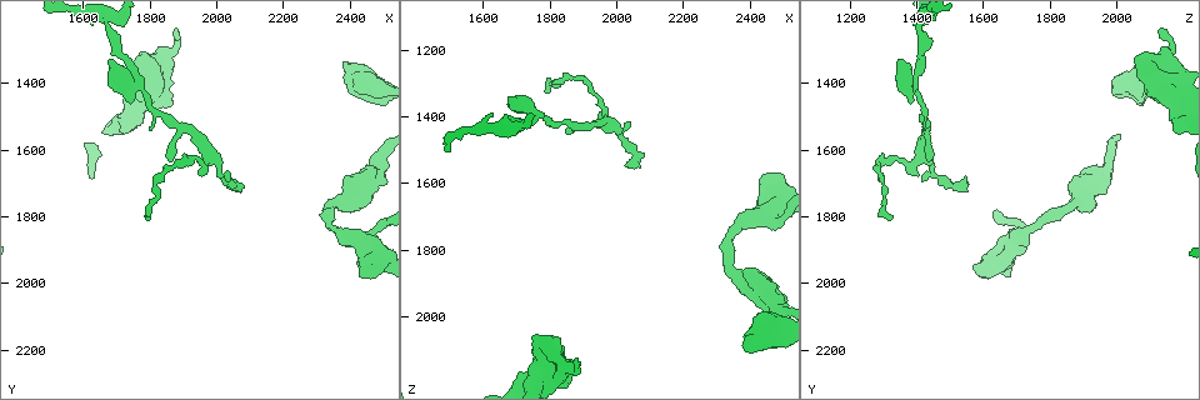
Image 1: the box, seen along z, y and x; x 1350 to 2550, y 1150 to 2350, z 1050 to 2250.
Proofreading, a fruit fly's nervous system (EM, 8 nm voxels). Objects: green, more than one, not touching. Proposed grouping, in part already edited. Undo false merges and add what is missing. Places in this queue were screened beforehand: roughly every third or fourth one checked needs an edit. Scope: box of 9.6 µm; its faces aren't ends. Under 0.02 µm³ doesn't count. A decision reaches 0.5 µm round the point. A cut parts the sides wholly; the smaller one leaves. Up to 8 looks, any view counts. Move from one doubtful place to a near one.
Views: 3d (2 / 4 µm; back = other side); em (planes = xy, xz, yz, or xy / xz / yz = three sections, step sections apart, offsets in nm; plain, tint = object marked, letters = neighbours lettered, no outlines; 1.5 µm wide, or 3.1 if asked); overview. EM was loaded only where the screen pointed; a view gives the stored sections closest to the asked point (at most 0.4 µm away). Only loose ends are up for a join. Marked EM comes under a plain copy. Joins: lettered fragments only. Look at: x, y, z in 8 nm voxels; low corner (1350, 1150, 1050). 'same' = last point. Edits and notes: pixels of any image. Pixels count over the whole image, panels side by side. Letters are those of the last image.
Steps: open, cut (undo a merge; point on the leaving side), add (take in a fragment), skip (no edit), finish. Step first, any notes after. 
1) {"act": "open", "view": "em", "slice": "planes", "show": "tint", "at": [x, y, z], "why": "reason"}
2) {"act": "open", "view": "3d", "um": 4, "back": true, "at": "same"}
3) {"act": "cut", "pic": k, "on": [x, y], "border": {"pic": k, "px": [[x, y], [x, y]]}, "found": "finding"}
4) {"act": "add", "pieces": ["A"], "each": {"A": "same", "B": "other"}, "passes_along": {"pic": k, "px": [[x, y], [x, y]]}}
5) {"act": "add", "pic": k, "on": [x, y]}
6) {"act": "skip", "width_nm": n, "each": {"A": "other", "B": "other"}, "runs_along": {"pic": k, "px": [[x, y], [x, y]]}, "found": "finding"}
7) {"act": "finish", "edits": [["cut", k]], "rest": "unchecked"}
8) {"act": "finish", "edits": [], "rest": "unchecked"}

{"act": "open", "view": "em", "slice": "xz", "step": 4, "show": "tint", "at": [2390, 1340, 2100], "why": "thick end"}

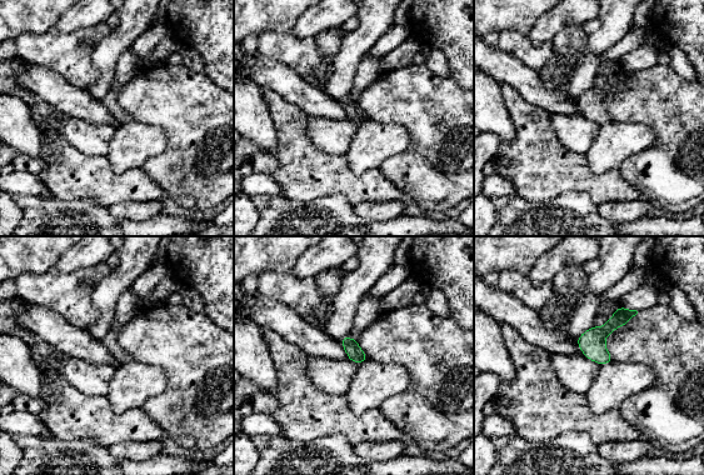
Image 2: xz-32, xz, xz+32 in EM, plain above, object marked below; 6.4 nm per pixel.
{"act": "open", "view": "em", "slice": "planes", "show": "tint", "at": "same", "why": "cut it another way"}

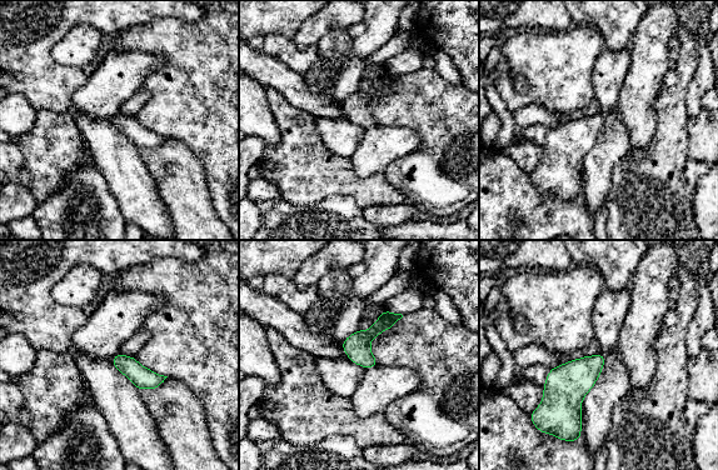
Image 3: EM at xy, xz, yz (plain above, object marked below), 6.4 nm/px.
{"act": "open", "view": "em", "slice": "planes", "show": "letters", "at": "same", "why": "see the neighbours"}

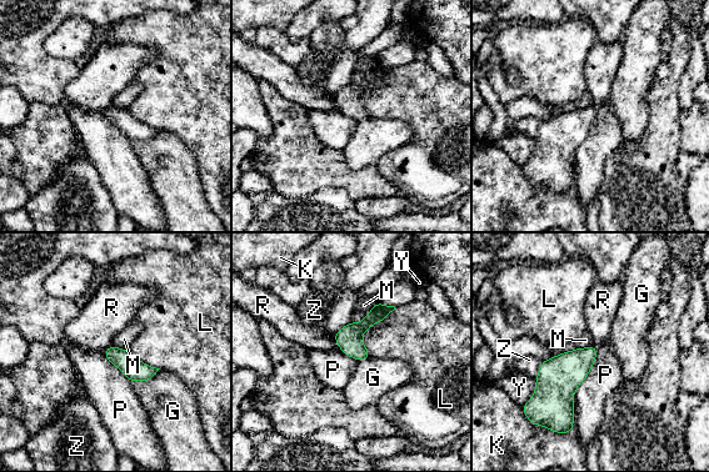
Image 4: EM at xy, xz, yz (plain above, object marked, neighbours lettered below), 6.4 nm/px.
{"act": "skip", "longest_contact_nm": ["P", 420], "each": {"G": "other", "K": "other", "L": "other", "M": "other", "P": "other", "R": "other", "Y": "other", "Z": "other"}, "found": "none of them fits"}

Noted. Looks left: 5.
{"act": "open", "view": "3d", "um": 2, "at": [1870, 1230, 2130], "why": "an open end"}

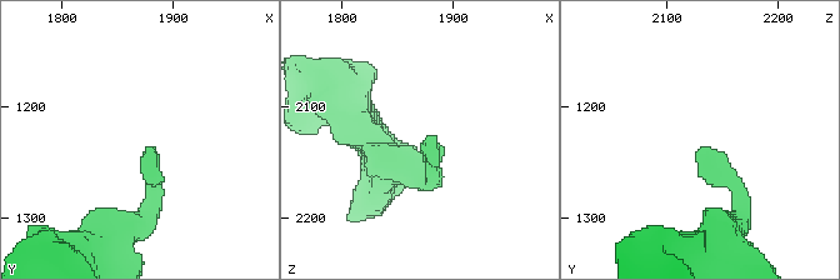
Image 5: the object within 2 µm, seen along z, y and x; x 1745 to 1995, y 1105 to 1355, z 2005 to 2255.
{"act": "open", "view": "em", "slice": "planes", "show": "tint", "at": [1872, 1238, 2132], "why": "need the tissue"}

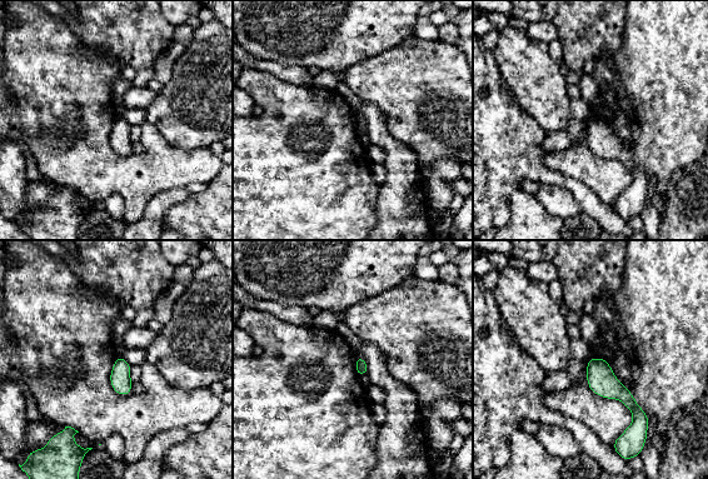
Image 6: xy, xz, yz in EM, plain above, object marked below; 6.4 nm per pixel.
{"act": "open", "view": "em", "slice": "planes", "show": "letters", "at": "same", "why": "what lies round it"}

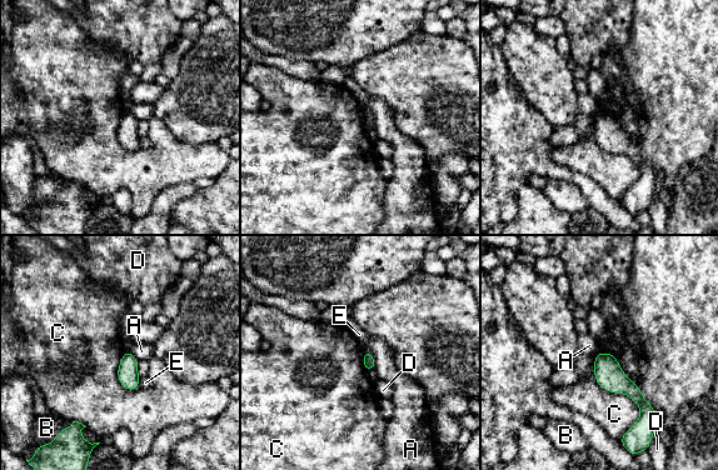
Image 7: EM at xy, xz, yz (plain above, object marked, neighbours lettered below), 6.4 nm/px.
{"act": "skip", "each": {"A": "other", "B": "other", "C": "other", "D": "other", "E": "other"}, "runs_along": {"pic": 7, "px": [[597, 359], [649, 411]]}, "found": "none of them fits"}

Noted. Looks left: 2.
{"act": "finish", "edits": [], "rest": "unchecked"}

